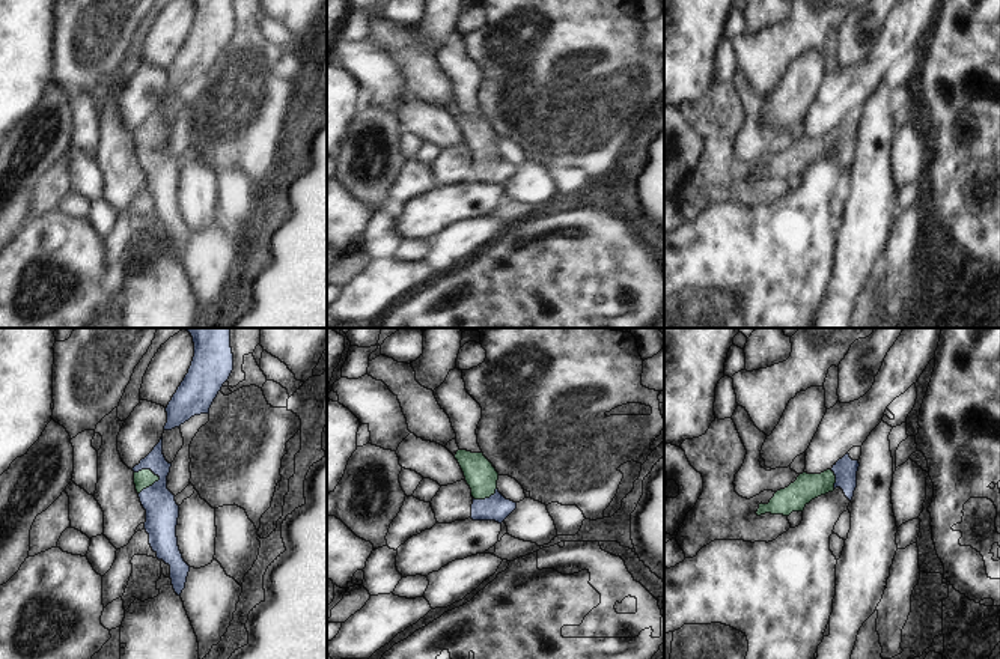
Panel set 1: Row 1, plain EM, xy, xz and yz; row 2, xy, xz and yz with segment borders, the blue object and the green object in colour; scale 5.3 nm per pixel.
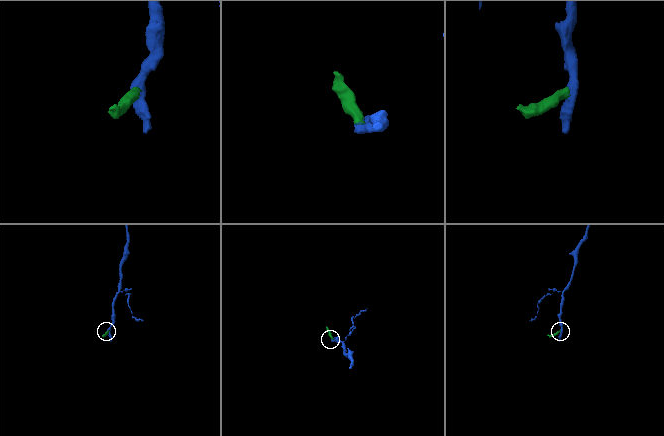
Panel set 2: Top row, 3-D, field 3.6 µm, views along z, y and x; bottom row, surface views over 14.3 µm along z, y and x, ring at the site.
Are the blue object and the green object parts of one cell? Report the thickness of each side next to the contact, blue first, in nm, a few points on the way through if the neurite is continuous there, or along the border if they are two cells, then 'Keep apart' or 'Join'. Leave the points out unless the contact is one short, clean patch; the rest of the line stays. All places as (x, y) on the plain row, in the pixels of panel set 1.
Thickness 180 nm (blue) against 100 nm. Path across: xy (161, 173), (155, 161), (155, 145), (143, 142). Join

